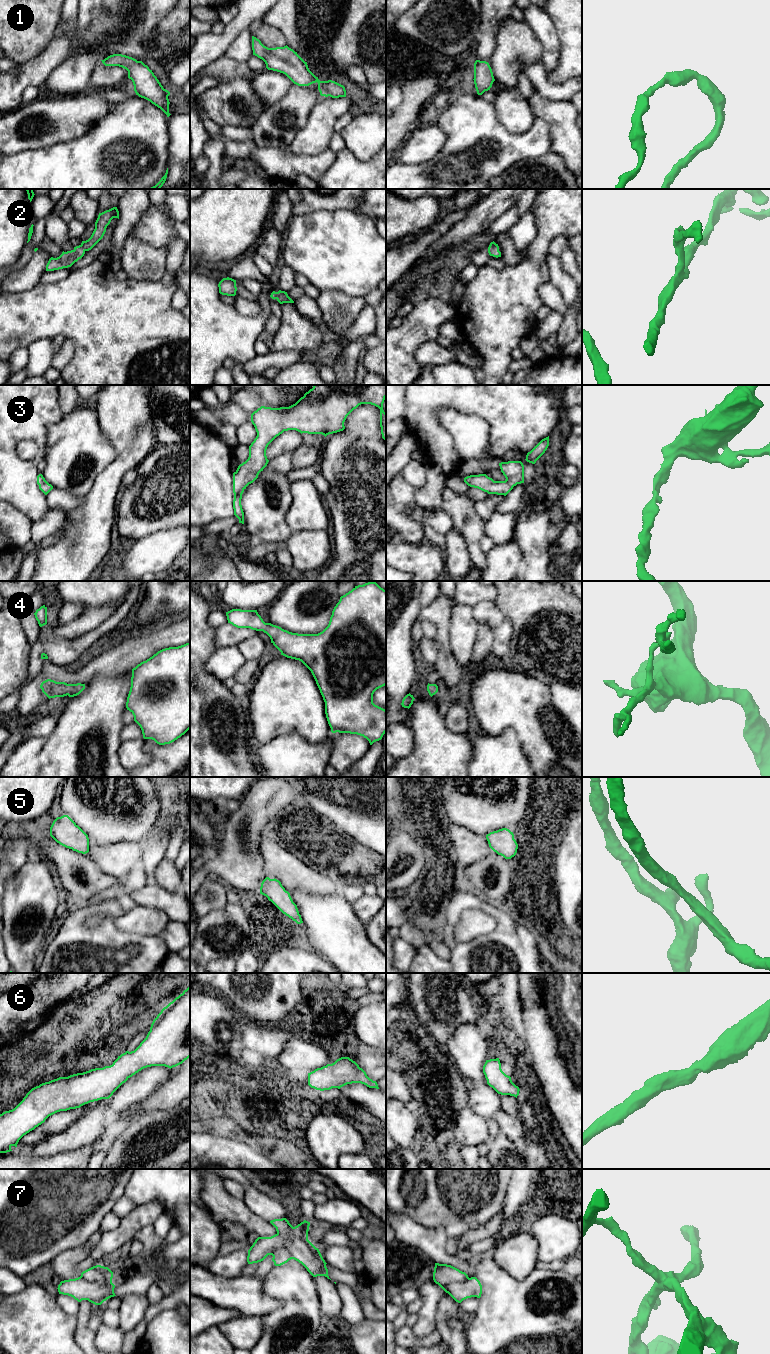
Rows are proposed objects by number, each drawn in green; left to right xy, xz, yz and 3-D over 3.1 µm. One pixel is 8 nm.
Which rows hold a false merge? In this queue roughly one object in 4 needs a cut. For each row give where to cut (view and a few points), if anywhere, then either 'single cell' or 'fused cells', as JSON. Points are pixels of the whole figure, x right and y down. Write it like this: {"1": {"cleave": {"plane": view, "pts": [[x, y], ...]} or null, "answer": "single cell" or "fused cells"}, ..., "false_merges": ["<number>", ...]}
{"1": {"cleave": null, "answer": "single cell"}, "2": {"cleave": null, "answer": "single cell"}, "3": {"cleave": null, "answer": "single cell"}, "4": {"cleave": null, "answer": "single cell"}, "5": {"cleave": null, "answer": "single cell"}, "6": {"cleave": null, "answer": "single cell"}, "7": {"cleave": null, "answer": "single cell"}, "false_merges": []}

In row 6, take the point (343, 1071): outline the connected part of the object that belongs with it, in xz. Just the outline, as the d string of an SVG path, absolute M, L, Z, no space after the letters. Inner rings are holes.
M341 1057L332 1064L308 1073L308 1085L320 1091L340 1089L352 1083L361 1083L369 1088L379 1089L377 1082L370 1079L366 1072L349 1057Z

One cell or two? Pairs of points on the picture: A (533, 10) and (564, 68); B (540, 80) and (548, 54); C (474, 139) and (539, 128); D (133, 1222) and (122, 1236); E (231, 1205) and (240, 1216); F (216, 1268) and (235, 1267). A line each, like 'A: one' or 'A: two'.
A: two
B: two
C: one
D: one
E: one
F: one

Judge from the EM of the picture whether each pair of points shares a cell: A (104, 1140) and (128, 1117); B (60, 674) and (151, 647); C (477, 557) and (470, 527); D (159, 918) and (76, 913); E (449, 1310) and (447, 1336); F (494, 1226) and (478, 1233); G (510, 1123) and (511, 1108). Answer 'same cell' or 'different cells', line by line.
A: same cell
B: same cell
C: same cell
D: different cells
E: same cell
F: same cell
G: different cells

